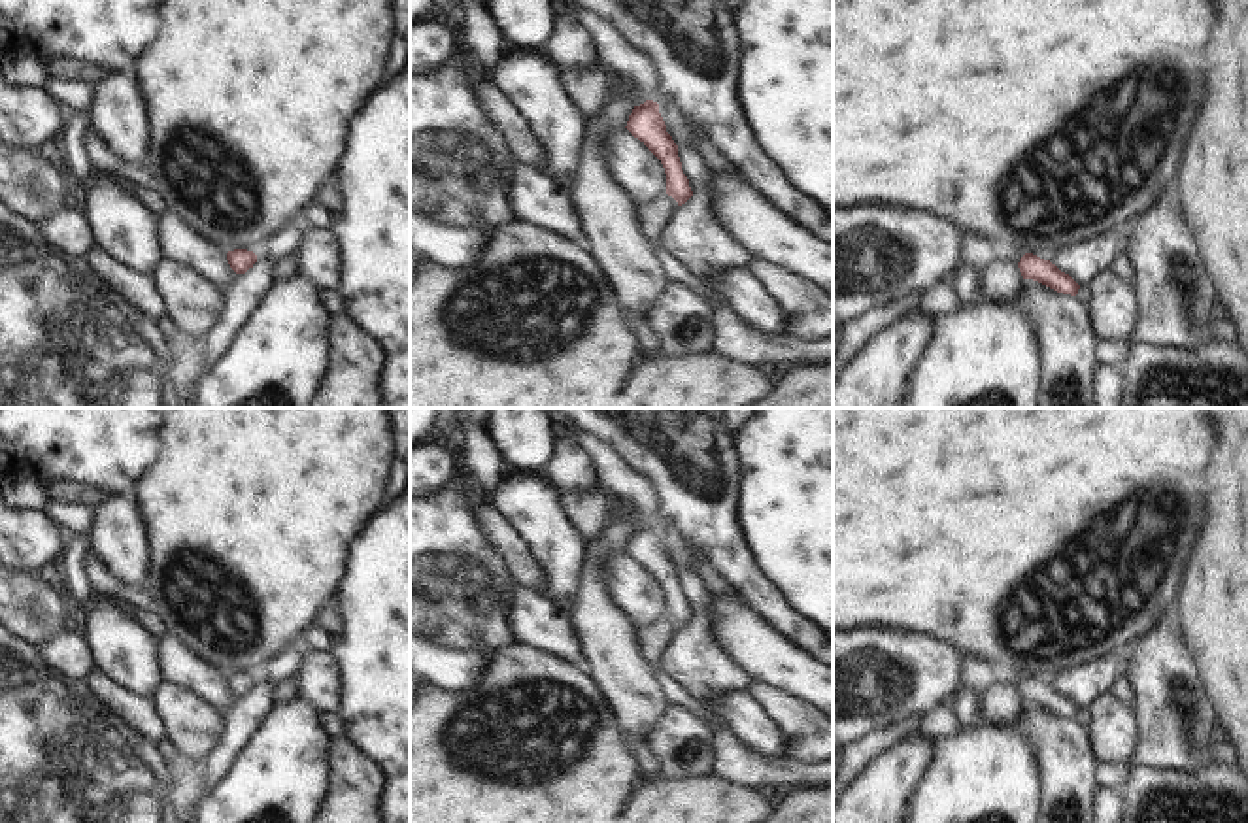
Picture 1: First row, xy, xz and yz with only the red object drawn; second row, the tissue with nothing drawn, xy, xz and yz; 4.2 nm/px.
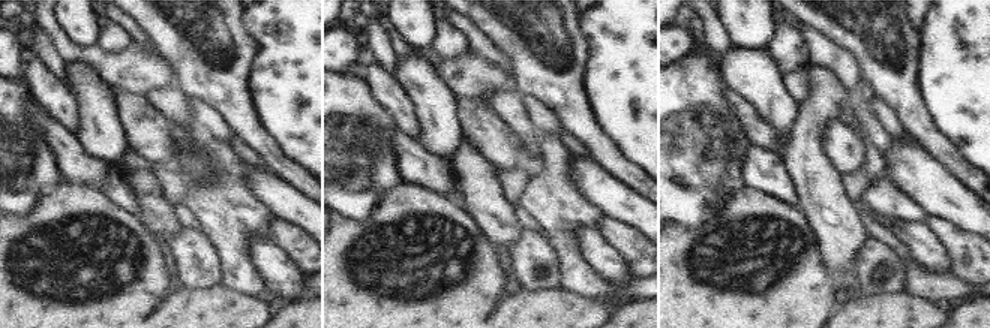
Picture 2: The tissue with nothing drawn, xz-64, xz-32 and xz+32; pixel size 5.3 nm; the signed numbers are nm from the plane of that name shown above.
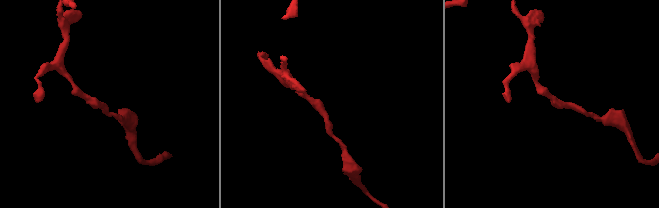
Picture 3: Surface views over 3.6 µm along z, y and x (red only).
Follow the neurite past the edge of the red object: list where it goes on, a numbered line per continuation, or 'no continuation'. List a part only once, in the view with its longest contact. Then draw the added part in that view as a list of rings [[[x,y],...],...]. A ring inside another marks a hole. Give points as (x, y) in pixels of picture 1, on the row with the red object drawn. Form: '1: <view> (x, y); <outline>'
no continuation

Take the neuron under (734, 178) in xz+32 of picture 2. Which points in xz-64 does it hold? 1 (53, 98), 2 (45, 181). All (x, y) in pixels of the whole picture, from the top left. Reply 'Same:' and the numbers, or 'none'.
Same: 2

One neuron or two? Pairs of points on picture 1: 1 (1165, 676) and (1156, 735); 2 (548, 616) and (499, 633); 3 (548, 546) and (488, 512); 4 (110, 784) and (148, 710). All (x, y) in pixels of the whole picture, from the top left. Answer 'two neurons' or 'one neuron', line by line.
1: one neuron
2: two neurons
3: two neurons
4: two neurons

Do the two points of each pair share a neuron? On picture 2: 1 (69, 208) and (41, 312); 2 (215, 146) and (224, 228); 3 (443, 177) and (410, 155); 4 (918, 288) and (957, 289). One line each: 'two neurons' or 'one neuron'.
1: one neuron
2: one neuron
3: one neuron
4: one neuron

